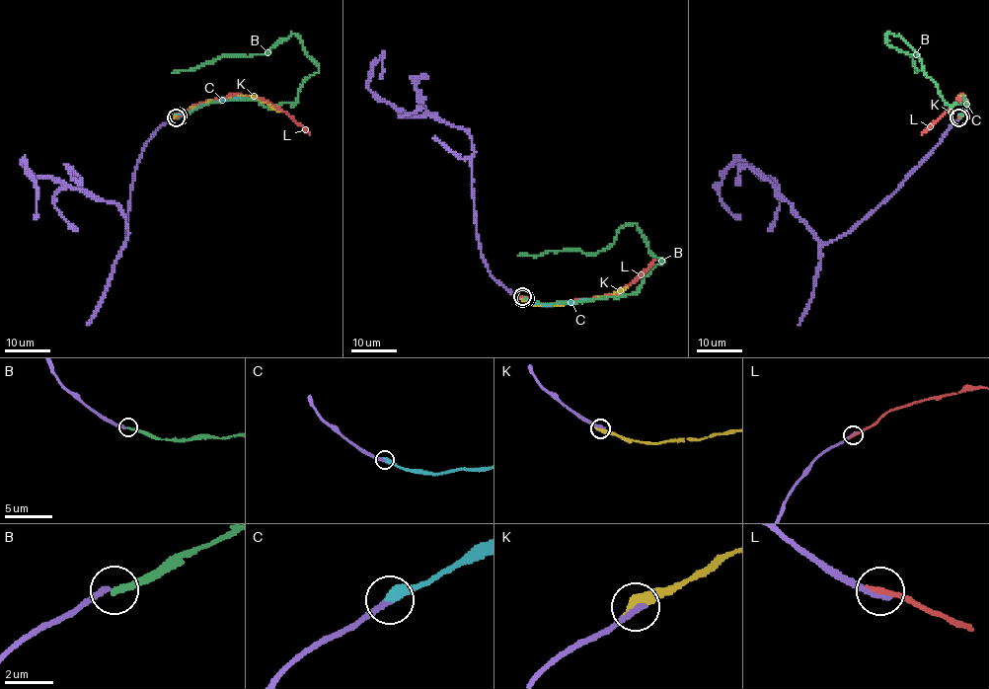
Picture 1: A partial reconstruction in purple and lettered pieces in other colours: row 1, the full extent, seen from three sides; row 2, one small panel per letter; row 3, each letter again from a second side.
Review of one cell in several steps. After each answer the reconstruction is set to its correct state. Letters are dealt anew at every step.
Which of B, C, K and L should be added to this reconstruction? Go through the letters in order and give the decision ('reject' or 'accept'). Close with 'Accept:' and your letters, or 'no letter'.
B: reject
C: accept
K: reject
L: reject
Accept: C

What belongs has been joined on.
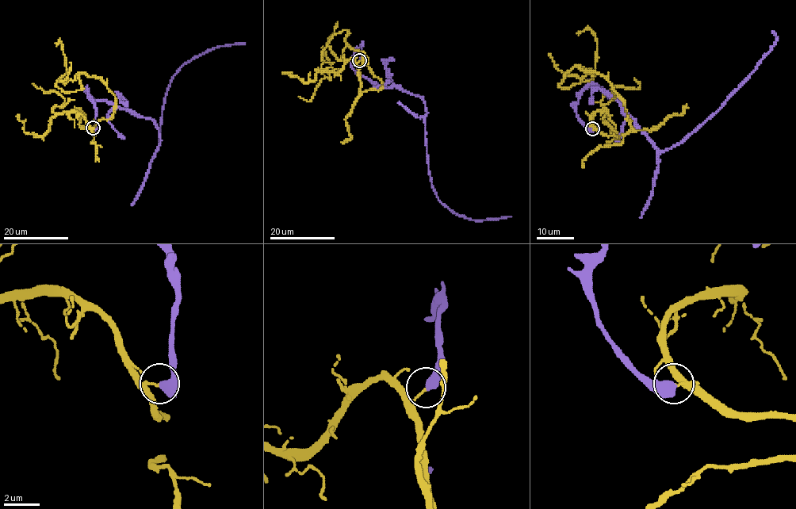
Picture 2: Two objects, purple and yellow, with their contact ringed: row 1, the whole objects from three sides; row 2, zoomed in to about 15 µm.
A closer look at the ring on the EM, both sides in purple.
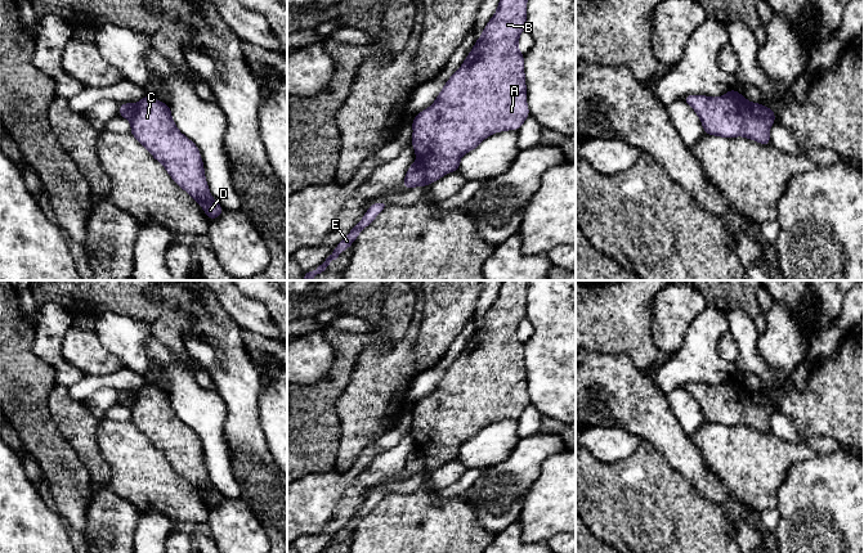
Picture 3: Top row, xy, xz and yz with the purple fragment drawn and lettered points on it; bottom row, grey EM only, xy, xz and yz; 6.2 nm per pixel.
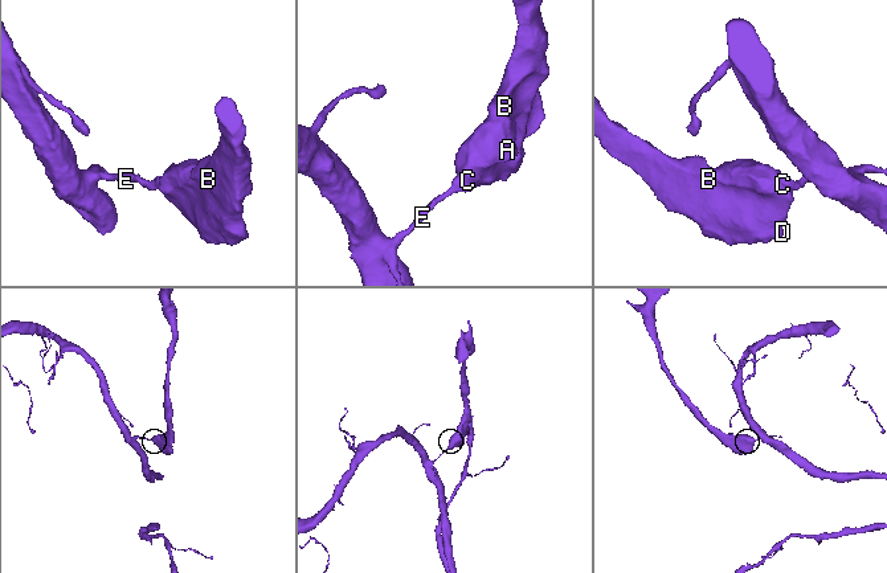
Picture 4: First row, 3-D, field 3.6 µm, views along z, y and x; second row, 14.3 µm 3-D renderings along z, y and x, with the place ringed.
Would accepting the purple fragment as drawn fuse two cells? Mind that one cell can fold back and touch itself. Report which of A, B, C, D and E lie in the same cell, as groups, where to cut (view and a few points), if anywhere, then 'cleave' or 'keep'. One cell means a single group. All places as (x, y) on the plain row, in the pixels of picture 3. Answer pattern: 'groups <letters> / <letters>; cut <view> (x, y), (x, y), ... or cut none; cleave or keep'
groups A B C D / E; cut xz (417, 448), (424, 457), (426, 472); cleave

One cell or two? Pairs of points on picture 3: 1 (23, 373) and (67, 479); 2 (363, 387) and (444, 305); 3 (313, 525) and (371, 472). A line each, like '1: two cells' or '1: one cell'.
1: one cell
2: two cells
3: two cells

